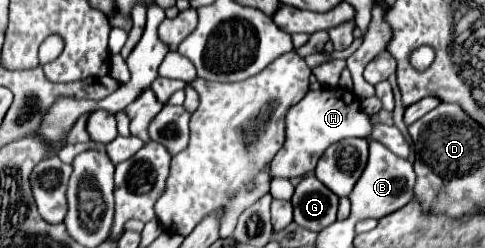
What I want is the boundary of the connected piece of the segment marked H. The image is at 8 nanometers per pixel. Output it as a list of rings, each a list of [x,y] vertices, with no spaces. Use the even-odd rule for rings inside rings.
[[[318,88],[310,90],[296,106],[286,114],[286,142],[282,150],[270,162],[272,178],[298,178],[314,172],[318,158],[324,150],[346,138],[366,138],[372,130],[370,118],[362,112],[358,98],[346,88]]]

